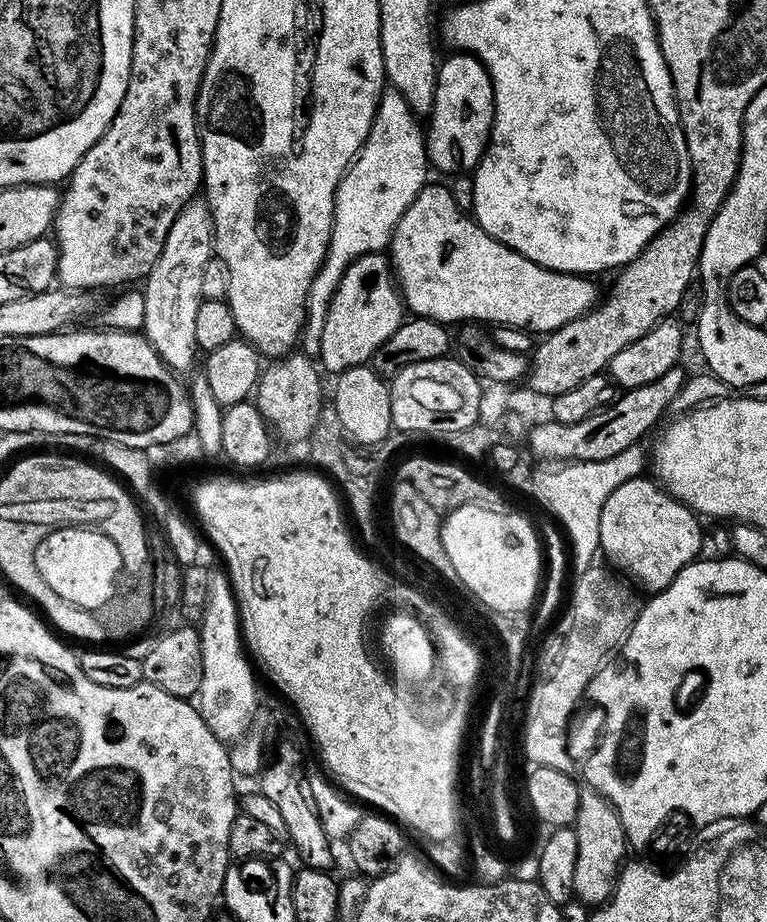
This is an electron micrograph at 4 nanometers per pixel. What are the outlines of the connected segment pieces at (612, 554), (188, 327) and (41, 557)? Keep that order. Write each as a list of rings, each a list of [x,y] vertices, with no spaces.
[[[646,476],[632,477],[611,492],[602,508],[599,519],[601,553],[634,576],[649,592],[657,592],[701,553],[699,522],[691,508],[669,495],[659,483]]]
[[[193,198],[184,207],[182,214],[170,226],[170,233],[166,236],[166,243],[159,255],[158,262],[146,274],[142,291],[144,294],[145,313],[143,315],[142,334],[154,346],[165,365],[177,374],[191,373],[196,356],[198,357],[197,339],[195,337],[195,317],[203,300],[202,275],[208,262],[214,254],[214,238],[212,212],[203,199]]]
[[[58,528],[49,531],[44,537],[44,541],[38,546],[36,551],[36,565],[40,579],[58,598],[64,600],[65,605],[76,608],[93,608],[99,610],[116,595],[118,585],[116,579],[120,576],[122,561],[120,558],[120,548],[114,546],[114,542],[105,533],[94,528]]]

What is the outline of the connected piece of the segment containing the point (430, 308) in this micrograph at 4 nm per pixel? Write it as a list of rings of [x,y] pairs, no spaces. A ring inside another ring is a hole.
[[[429,182],[397,222],[390,243],[390,263],[405,309],[412,316],[439,320],[445,326],[483,322],[547,334],[585,316],[597,303],[596,288],[587,275],[555,272],[530,262],[530,258],[486,234],[465,212],[450,189]]]

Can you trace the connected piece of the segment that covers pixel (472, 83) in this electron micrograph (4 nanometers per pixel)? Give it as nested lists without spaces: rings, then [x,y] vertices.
[[[471,54],[452,55],[456,56],[441,59],[436,70],[434,106],[426,120],[428,159],[435,171],[437,168],[440,172],[471,173],[488,149],[496,117],[496,99],[484,63]]]

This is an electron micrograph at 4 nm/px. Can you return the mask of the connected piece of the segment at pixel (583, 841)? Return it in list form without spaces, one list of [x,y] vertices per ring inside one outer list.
[[[587,786],[580,790],[574,827],[578,838],[578,862],[574,862],[574,896],[583,904],[599,906],[612,896],[616,880],[620,877],[620,869],[625,863],[625,828],[610,804]]]

